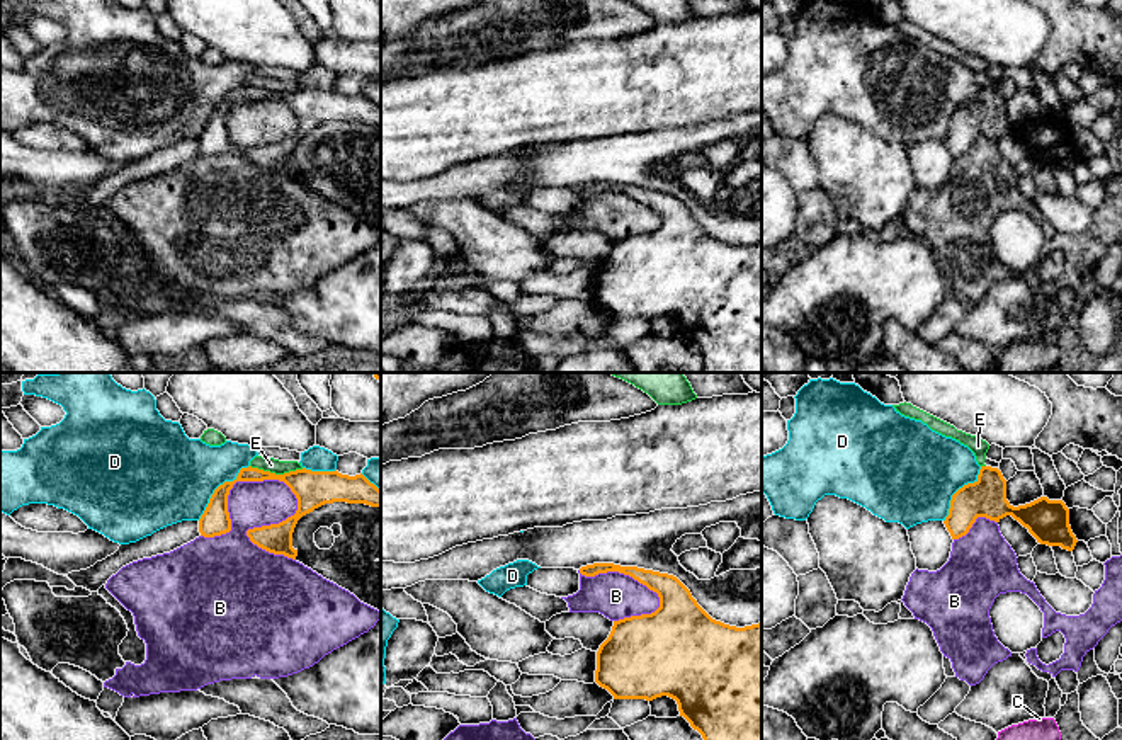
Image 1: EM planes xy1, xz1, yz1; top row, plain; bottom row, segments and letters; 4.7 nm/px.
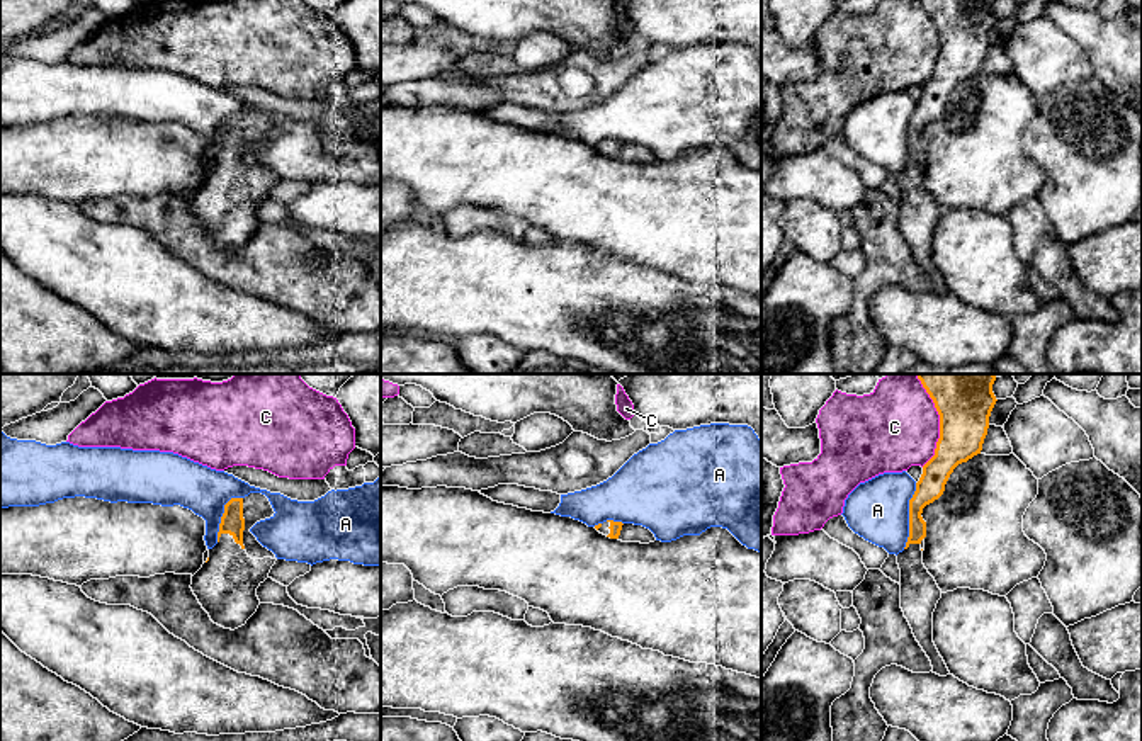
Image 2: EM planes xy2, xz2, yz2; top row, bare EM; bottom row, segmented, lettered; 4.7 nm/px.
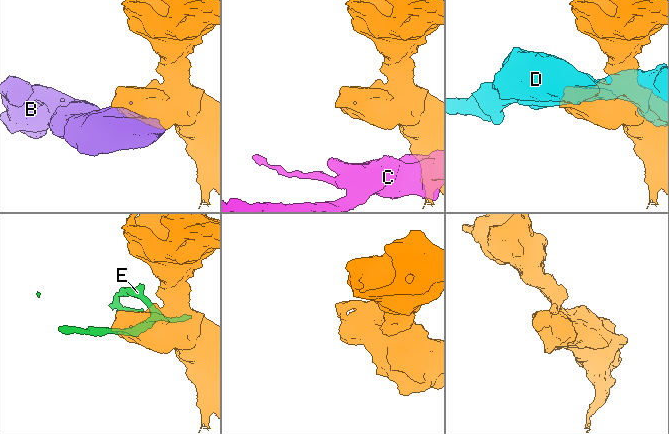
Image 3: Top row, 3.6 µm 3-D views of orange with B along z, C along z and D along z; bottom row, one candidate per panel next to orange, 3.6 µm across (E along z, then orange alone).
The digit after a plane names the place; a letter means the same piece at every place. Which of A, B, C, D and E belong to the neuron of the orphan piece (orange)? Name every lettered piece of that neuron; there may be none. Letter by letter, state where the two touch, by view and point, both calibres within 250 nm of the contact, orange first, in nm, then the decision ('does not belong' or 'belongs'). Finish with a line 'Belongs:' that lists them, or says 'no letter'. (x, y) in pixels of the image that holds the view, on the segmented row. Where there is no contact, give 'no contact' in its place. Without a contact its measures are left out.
A: yz2 (910, 515) | 130/300 nm | does not belong
B: xy1 (232, 487) | 140/220 nm | does not belong
C: yz2 (940, 420) | 340/400 nm | does not belong
D: xy1 (218, 487) | 140/420 nm | does not belong
E: xy1 (277, 475) | 180/70 nm | does not belong
Belongs: no letter

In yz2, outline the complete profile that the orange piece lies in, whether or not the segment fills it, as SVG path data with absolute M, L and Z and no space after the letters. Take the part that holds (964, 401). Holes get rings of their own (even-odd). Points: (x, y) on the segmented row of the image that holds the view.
M916 374L940 415L935 455L923 466L909 500L909 537L897 554L901 569L901 608L913 634L931 661L933 673L950 675L933 642L933 612L941 590L923 564L921 540L926 537L923 508L938 500L953 469L981 454L996 404L994 374Z

